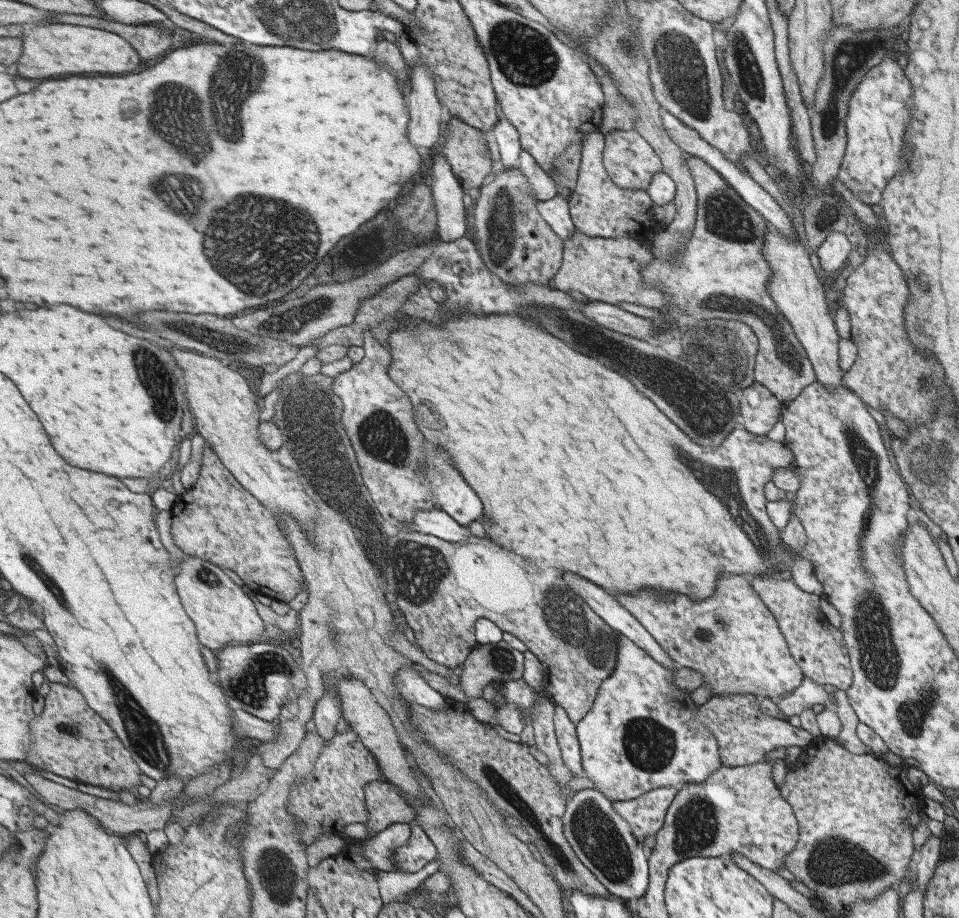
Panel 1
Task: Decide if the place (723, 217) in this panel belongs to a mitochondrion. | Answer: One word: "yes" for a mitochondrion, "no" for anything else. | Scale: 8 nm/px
yes

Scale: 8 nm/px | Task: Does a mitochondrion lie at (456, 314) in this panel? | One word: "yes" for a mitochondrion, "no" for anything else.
no

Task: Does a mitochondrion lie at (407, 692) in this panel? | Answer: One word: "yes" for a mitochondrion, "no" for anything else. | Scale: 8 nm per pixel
no

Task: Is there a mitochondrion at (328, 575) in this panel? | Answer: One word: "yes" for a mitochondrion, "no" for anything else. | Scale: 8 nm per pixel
no

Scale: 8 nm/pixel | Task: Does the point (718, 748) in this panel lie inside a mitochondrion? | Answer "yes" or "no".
no

